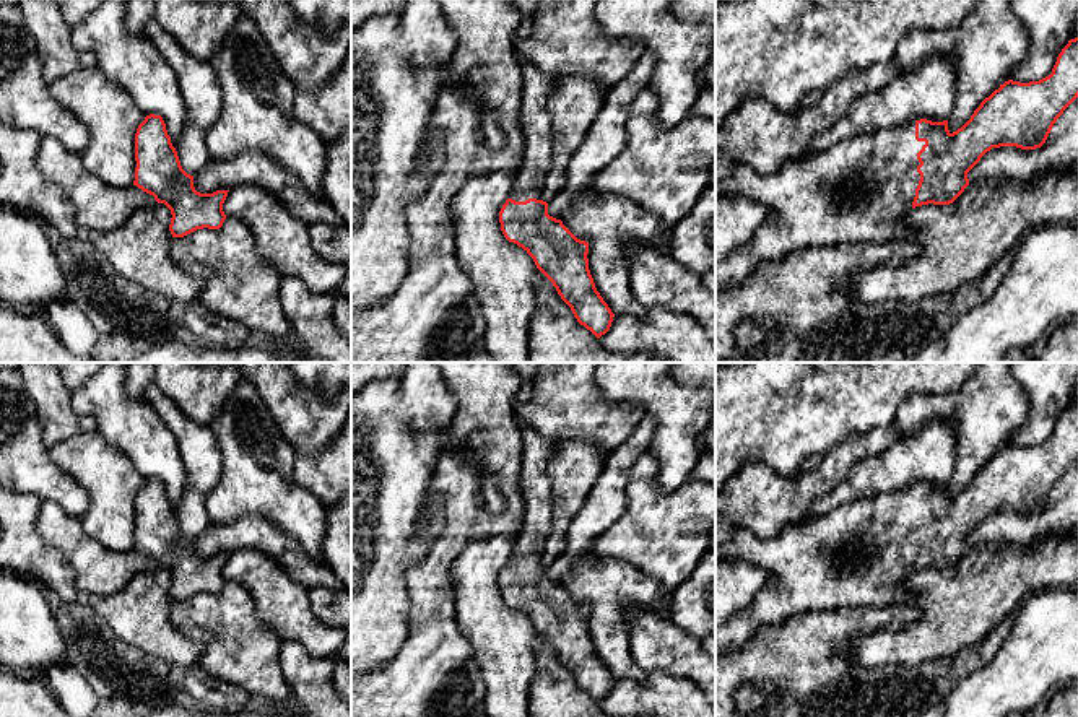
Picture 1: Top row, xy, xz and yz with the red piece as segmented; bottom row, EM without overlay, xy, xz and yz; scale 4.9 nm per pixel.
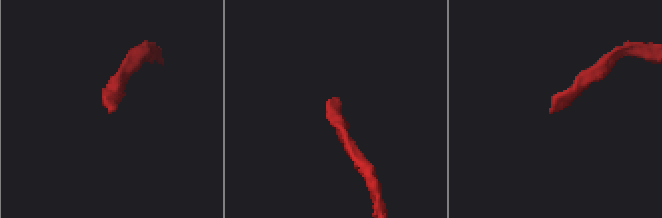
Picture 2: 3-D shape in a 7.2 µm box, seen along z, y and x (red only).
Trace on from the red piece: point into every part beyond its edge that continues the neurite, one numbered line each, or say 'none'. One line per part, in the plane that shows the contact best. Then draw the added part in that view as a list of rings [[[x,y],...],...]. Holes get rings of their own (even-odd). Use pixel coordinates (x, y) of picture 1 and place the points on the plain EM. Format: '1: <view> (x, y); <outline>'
1: yz (802, 561); [[[915,486],[858,499],[826,515],[808,515],[790,524],[774,538],[759,538],[746,530],[715,524],[715,559],[743,559],[764,569],[771,580],[758,592],[753,603],[715,626],[715,657],[743,649],[764,628],[779,628],[790,616],[834,610],[839,606],[883,608],[901,605],[902,584],[912,574],[920,545],[917,517],[925,506],[915,504]],[[858,545],[863,563],[852,567],[837,564],[837,554]]]

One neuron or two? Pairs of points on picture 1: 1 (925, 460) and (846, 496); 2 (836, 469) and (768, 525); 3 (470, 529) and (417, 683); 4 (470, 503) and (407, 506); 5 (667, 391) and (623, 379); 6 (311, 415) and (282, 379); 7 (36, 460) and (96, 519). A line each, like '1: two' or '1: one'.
1: one
2: one
3: one
4: two
5: one
6: one
7: two

